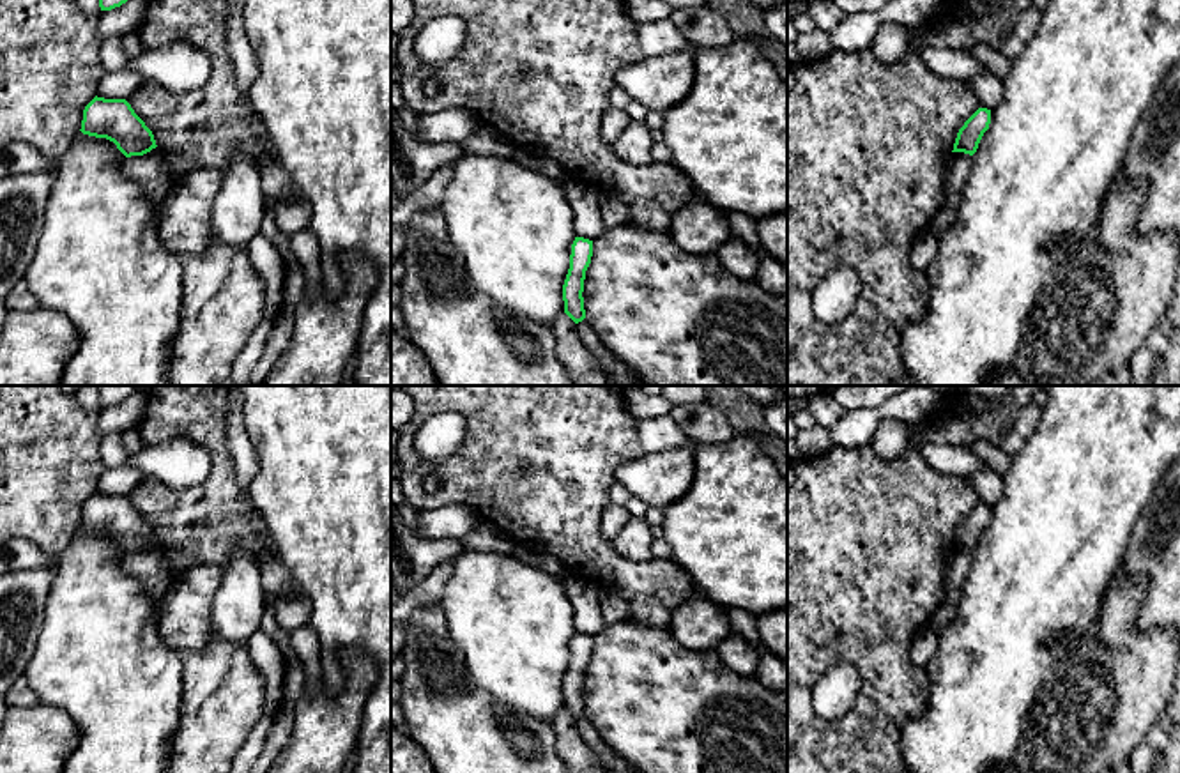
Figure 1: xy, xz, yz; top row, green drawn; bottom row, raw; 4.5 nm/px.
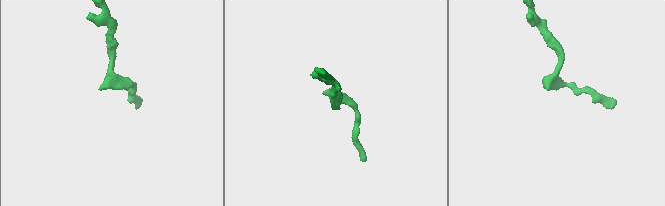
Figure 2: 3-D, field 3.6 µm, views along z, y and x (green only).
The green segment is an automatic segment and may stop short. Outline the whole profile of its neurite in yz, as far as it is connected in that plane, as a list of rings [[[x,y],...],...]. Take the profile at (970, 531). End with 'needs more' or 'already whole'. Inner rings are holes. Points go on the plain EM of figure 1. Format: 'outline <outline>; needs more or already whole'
outline [[[978,504],[959,525],[952,548],[964,548],[973,552],[984,529],[989,525],[989,520],[991,506]]]; already whole

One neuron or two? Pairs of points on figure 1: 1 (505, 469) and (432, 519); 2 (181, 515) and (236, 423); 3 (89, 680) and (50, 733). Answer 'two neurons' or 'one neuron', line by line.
1: two neurons
2: two neurons
3: two neurons

